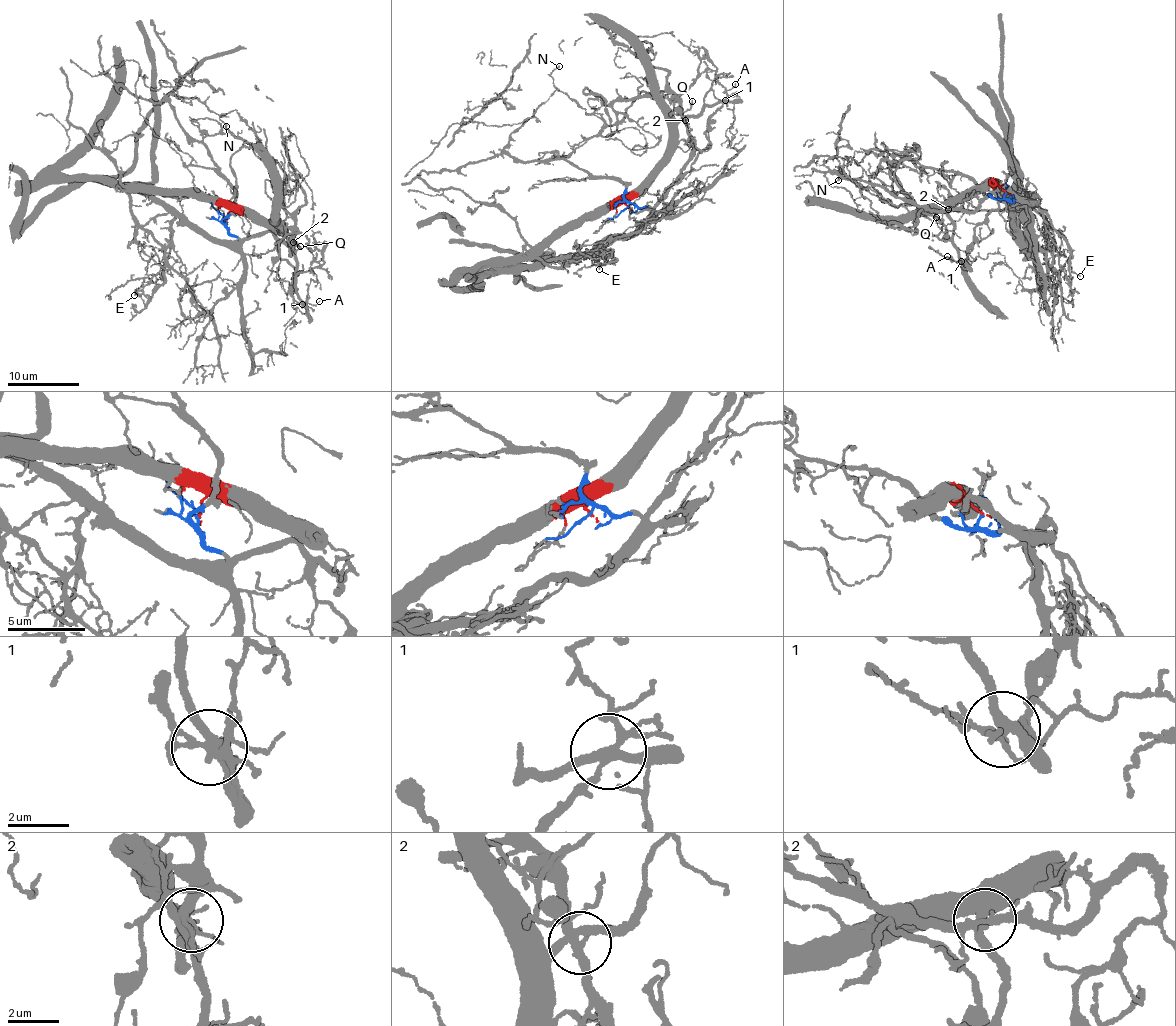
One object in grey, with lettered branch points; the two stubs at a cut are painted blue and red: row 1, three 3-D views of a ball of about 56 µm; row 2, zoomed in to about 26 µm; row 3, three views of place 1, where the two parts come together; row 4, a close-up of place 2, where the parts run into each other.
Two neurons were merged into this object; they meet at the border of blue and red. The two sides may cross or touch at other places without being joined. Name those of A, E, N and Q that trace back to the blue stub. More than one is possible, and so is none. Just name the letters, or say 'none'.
A, E, N, Q

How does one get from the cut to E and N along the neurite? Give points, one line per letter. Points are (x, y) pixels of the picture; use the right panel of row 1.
E: (1005, 192), (1005, 197), (1029, 205), (1038, 197), (1039, 207), (1069, 248), (1072, 271), (1080, 276)
N: (1005, 192), (1001, 198), (984, 194), (967, 177), (920, 170), (914, 162), (869, 152), (840, 170), (838, 180)

